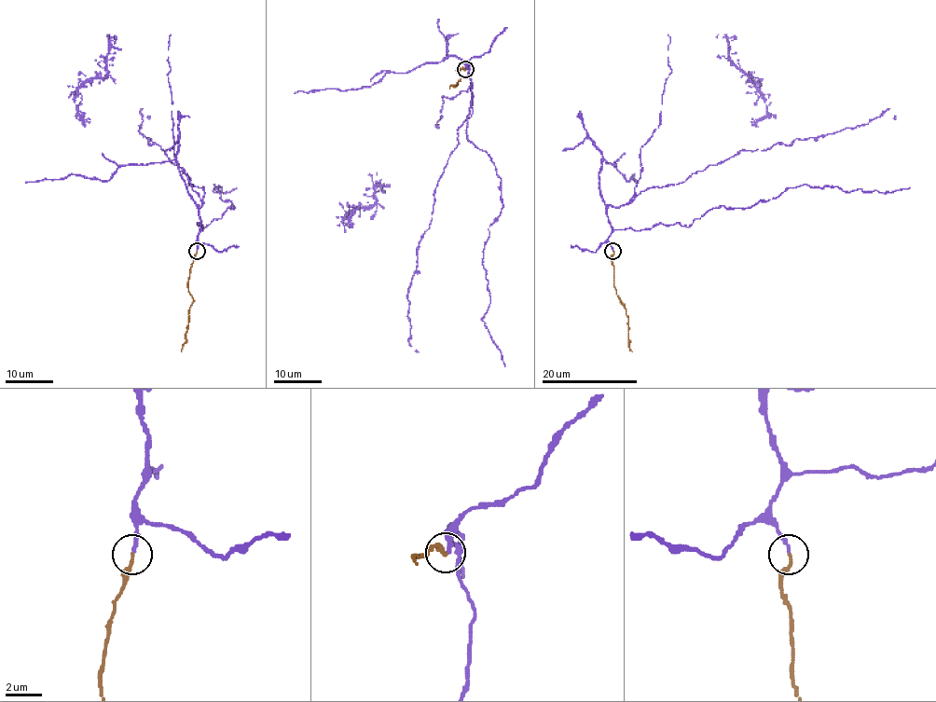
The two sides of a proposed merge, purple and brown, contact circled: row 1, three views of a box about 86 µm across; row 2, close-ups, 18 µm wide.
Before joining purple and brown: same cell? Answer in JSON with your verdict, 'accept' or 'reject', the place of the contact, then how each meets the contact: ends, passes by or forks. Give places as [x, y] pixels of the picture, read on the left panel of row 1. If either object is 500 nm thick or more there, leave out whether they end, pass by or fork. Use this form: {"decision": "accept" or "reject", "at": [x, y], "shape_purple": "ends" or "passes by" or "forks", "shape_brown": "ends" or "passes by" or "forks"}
{"decision": "accept", "at": [197, 251], "shape_purple": "ends", "shape_brown": "ends"}

